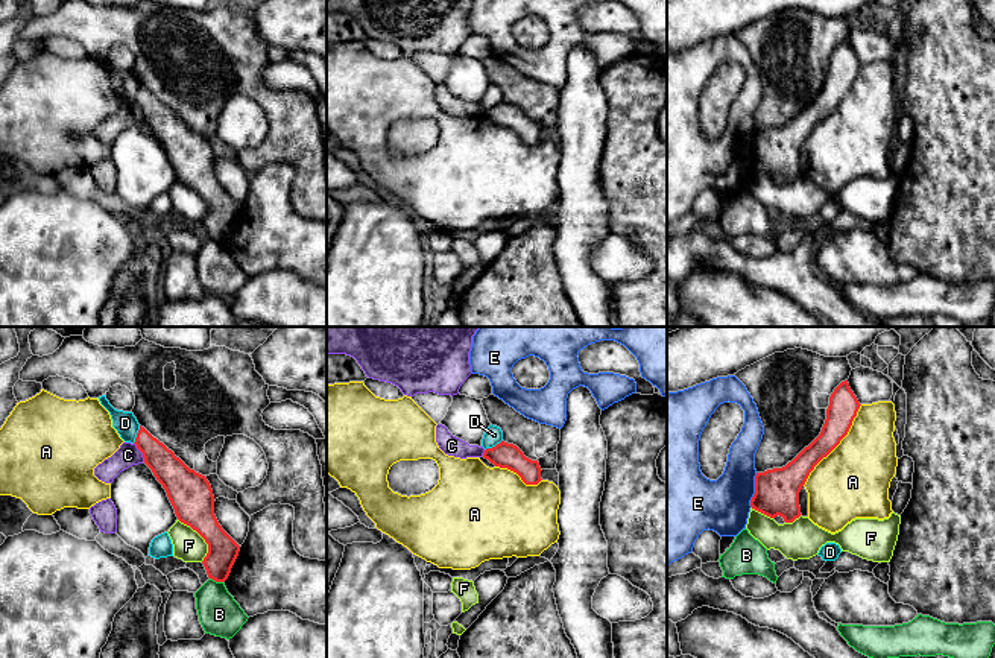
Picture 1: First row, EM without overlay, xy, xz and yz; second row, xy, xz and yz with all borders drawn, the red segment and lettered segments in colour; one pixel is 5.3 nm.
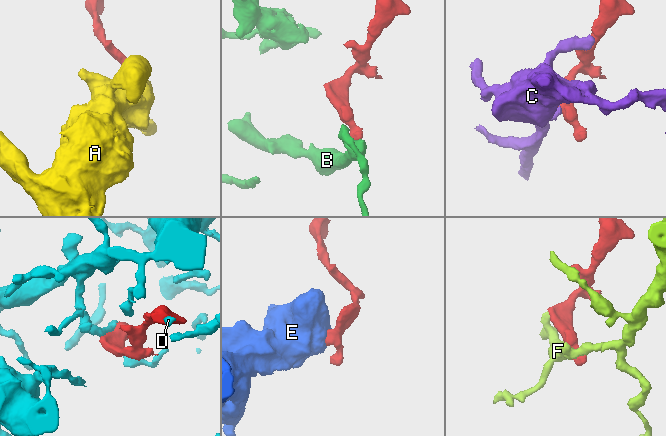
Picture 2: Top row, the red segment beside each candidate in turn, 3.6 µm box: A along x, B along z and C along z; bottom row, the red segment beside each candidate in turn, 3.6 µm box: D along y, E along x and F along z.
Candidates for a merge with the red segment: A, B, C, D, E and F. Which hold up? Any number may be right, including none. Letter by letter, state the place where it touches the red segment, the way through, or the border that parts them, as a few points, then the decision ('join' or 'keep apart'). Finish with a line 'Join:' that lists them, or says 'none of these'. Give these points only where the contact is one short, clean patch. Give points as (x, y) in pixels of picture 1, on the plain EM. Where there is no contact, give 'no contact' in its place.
A: meets red in yz at (836, 105); keep apart
B: meets red in xy at (217, 240); border along xy (210, 237), (224, 242); keep apart
C: meets red in xy at (140, 110); border along xy (134, 102), (145, 120); keep apart
D: meets red in xy at (137, 94); keep apart
E: meets red in yz at (755, 149); border along yz (757, 132), (751, 166); keep apart
F: meets red in xy at (202, 196); keep apart
Join: none of these

